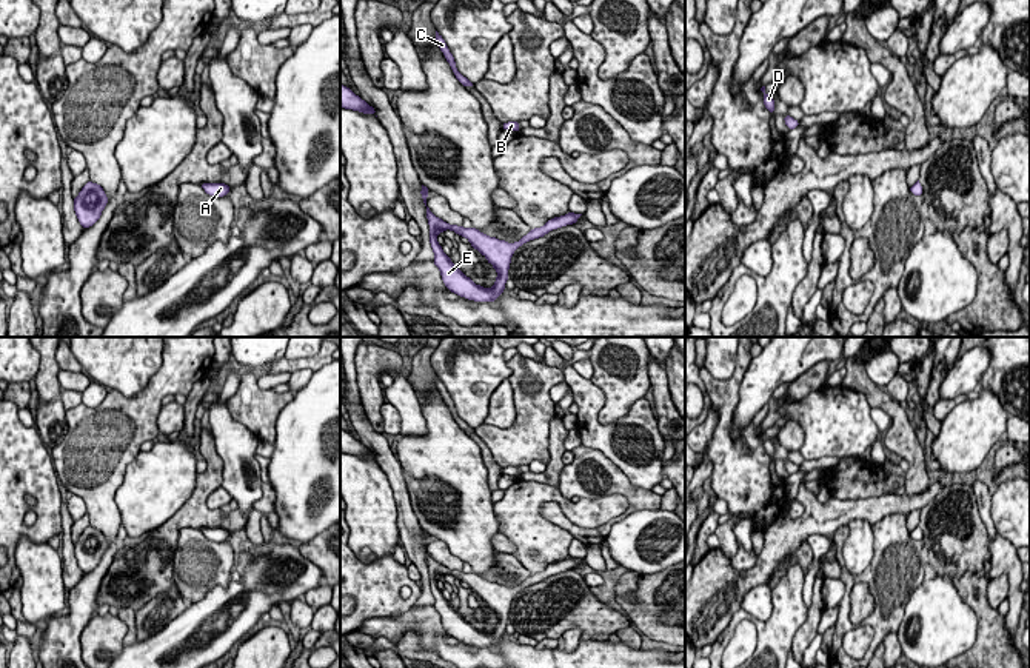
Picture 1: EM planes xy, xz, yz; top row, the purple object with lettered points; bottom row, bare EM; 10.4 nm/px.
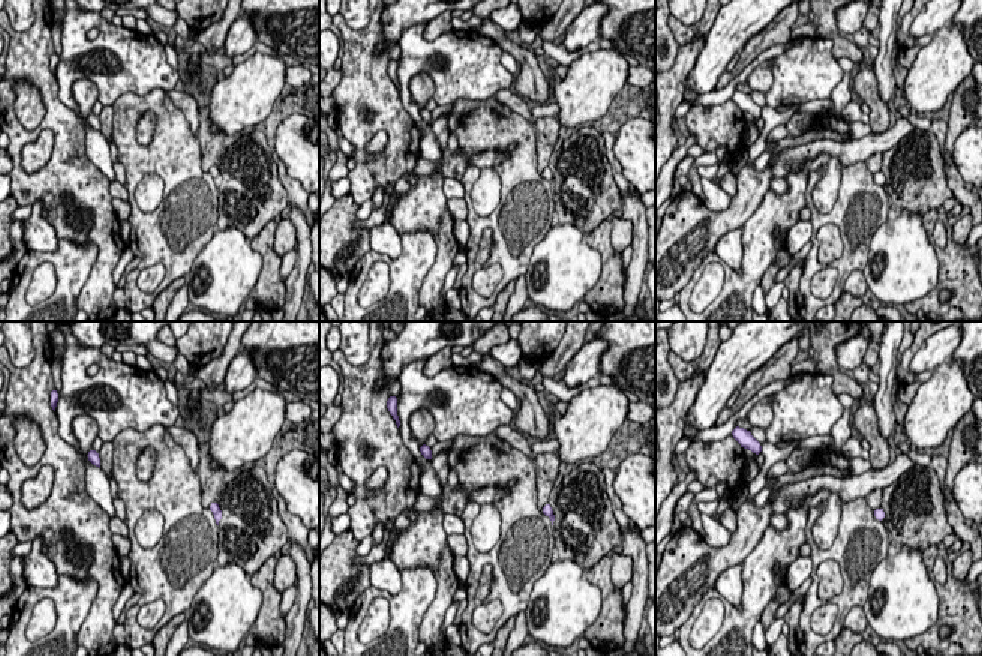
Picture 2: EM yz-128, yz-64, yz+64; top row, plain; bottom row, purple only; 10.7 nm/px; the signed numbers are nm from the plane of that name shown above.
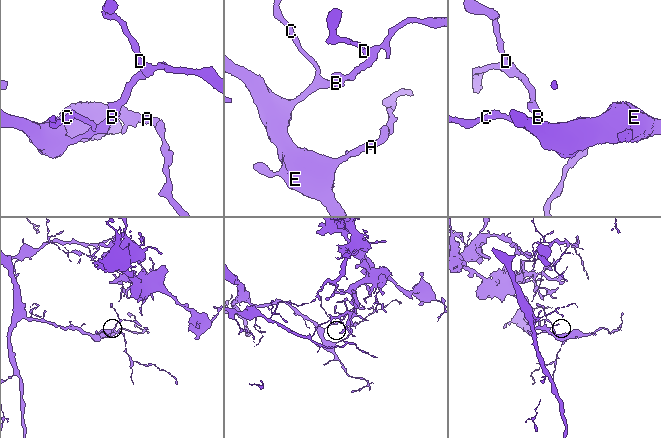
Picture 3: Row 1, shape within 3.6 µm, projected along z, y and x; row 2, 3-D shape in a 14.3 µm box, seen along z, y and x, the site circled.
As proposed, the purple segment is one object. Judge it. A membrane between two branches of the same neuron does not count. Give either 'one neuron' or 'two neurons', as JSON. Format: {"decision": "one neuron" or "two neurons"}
{"decision": "one neuron"}

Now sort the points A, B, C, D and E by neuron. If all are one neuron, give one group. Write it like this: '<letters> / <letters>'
A B C D E

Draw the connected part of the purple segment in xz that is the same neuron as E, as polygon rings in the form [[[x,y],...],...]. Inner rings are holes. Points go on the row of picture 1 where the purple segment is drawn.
[[[426,206],[426,219],[430,225],[430,243],[434,252],[434,265],[440,269],[442,280],[448,291],[474,302],[496,302],[496,299],[505,291],[505,283],[508,280],[508,269],[514,251],[523,243],[543,237],[553,229],[574,225],[582,214],[568,212],[560,217],[550,219],[542,228],[531,229],[519,242],[508,243],[496,237],[490,237],[476,228],[463,228],[457,225],[450,225],[442,219],[436,217]],[[445,229],[454,231],[460,237],[467,237],[470,245],[487,257],[487,262],[493,265],[497,271],[497,279],[493,288],[483,288],[476,285],[470,277],[467,277],[443,252],[442,246],[437,243],[437,234]]]

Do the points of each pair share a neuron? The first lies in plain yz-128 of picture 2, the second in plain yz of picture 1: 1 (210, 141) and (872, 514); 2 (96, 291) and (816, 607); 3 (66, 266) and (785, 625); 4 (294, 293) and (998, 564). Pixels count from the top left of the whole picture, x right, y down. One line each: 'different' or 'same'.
1: different
2: same
3: same
4: same

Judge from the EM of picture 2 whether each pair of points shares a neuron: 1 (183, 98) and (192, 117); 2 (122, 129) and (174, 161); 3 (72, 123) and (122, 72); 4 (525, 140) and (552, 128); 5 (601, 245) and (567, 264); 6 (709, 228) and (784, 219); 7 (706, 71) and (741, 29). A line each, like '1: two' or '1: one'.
1: one
2: one
3: two
4: two
5: two
6: two
7: one

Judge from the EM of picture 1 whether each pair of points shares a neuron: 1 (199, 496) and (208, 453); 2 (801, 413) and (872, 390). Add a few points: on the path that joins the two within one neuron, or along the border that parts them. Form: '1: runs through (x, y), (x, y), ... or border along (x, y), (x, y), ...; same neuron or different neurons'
1: runs through (205, 485), (211, 479), (211, 464); same neuron
2: border along (842, 384), (859, 391), (870, 408); different neurons

